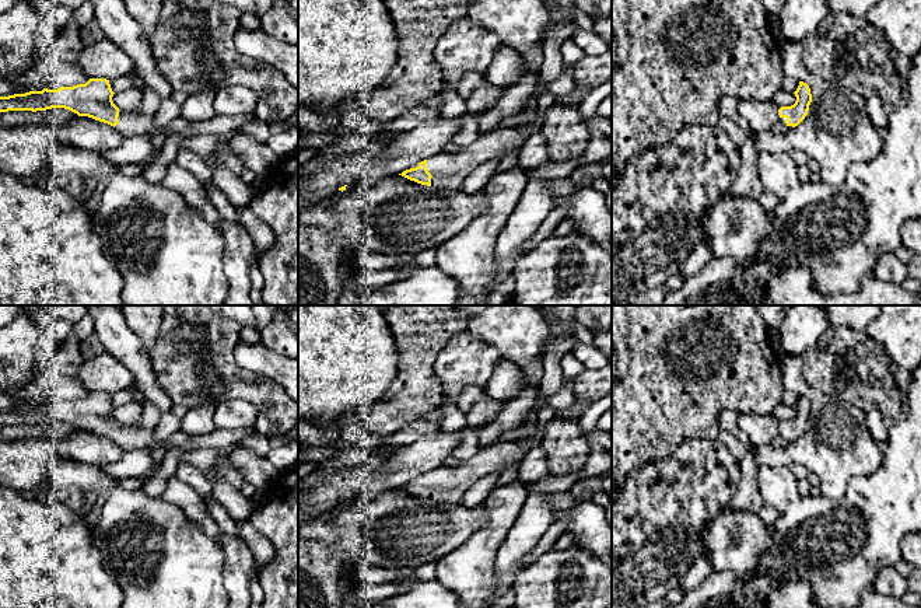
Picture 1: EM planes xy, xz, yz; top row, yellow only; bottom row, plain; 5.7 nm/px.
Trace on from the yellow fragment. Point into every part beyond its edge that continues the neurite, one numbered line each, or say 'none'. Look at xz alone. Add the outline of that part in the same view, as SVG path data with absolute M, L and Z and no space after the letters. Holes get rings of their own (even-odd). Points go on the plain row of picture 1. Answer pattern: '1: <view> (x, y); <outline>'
1: xz (448, 484); M546 426L528 440L508 440L480 450L467 461L459 461L455 467L440 467L427 472L427 483L431 488L431 500L462 503L463 495L481 478L502 472L507 468L519 469L526 452L540 445Z

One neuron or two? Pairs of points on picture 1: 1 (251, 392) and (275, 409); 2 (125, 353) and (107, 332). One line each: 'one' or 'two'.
1: one
2: one

